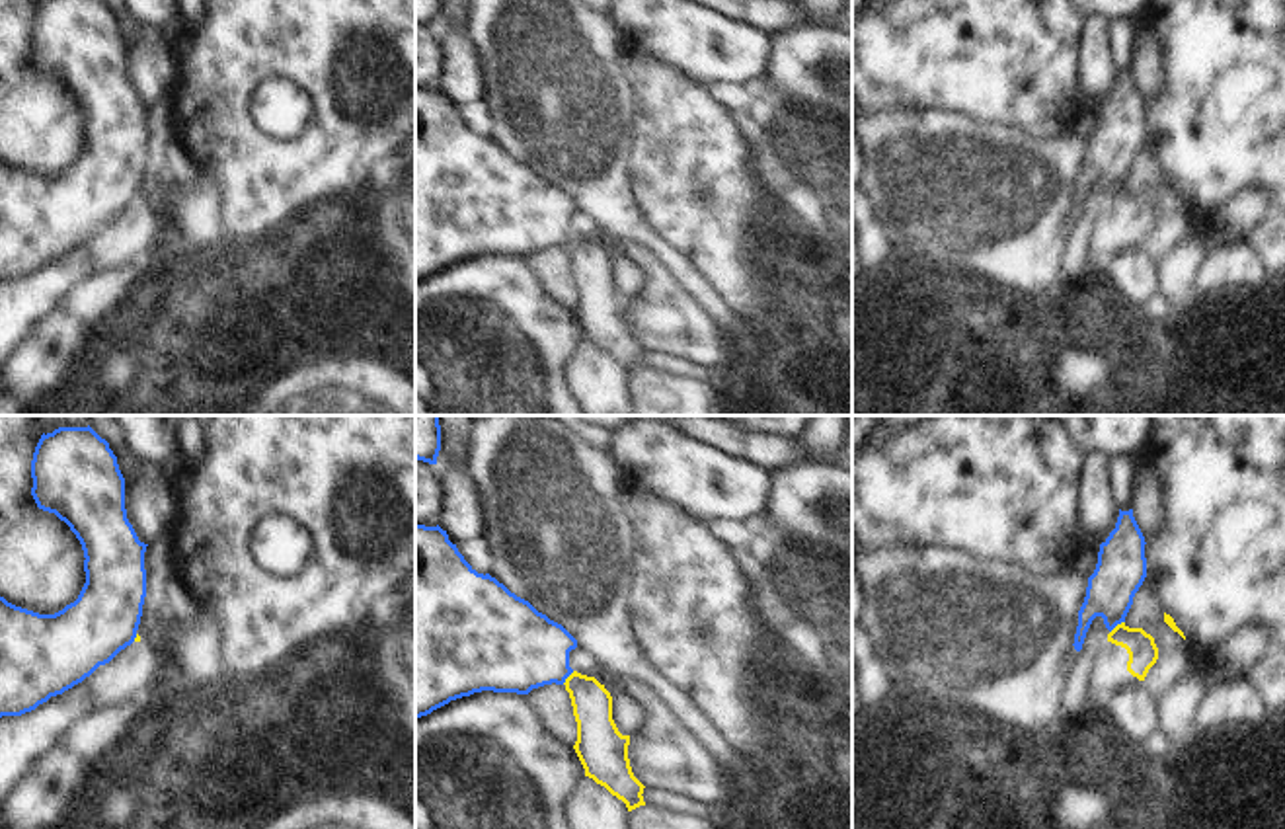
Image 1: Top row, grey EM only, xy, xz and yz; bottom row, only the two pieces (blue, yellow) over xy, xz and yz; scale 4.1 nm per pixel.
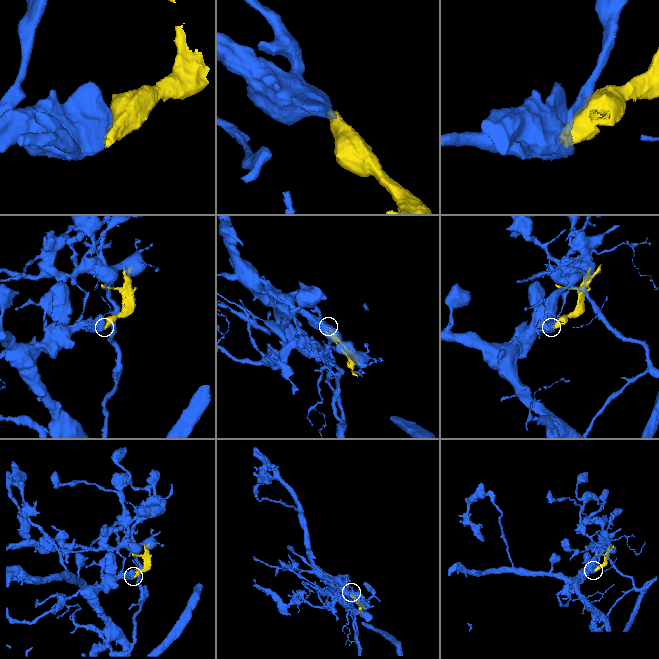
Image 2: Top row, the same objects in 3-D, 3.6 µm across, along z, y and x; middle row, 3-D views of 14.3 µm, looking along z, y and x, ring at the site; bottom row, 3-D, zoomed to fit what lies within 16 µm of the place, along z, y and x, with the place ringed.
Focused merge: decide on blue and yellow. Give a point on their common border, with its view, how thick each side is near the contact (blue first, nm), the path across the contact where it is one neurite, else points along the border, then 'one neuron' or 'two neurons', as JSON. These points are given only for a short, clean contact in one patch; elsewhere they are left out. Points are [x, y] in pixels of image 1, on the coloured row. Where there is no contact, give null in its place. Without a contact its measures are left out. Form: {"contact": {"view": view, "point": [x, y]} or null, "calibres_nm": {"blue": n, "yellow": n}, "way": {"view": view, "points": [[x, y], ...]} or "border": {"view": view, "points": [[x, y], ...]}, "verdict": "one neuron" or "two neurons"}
{"contact": {"view": "yz", "point": [1116, 625]}, "calibres_nm": {"blue": 200, "yellow": 120}, "border": {"view": "yz", "points": [[1124, 621], [1110, 632]]}, "verdict": "two neurons"}

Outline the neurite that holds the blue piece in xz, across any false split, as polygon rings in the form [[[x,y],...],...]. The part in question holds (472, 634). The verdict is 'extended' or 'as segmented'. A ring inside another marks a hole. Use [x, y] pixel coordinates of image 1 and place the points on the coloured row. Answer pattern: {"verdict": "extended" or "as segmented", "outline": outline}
{"verdict": "as segmented", "outline": [[[415,525],[415,718],[482,691],[528,694],[544,685],[564,685],[573,673],[569,651],[575,648],[577,640],[562,624],[489,573],[478,573],[448,540],[447,531],[439,525]]]}

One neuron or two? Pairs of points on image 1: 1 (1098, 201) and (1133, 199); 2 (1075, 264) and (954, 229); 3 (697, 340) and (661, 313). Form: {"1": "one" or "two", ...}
{"1": "two", "2": "two", "3": "one"}

